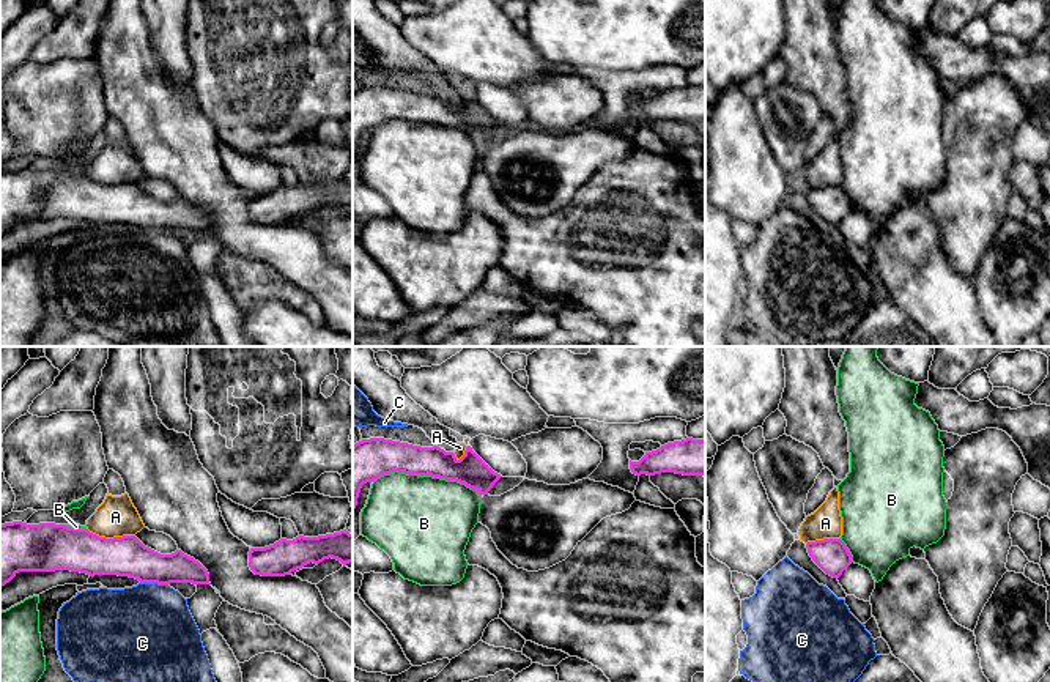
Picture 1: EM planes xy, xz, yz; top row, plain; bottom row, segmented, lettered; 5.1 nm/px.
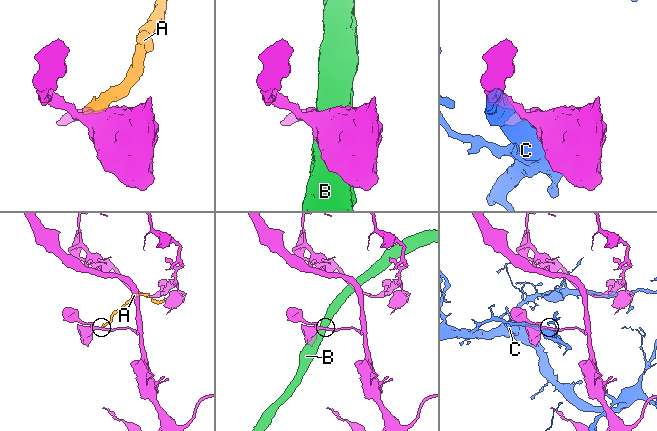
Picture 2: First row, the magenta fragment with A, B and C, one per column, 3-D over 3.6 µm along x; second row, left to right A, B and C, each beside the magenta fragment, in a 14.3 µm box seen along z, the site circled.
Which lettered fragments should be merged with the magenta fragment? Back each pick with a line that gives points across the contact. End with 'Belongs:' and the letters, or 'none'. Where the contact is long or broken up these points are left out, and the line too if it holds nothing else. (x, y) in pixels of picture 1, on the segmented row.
Belongs: none

